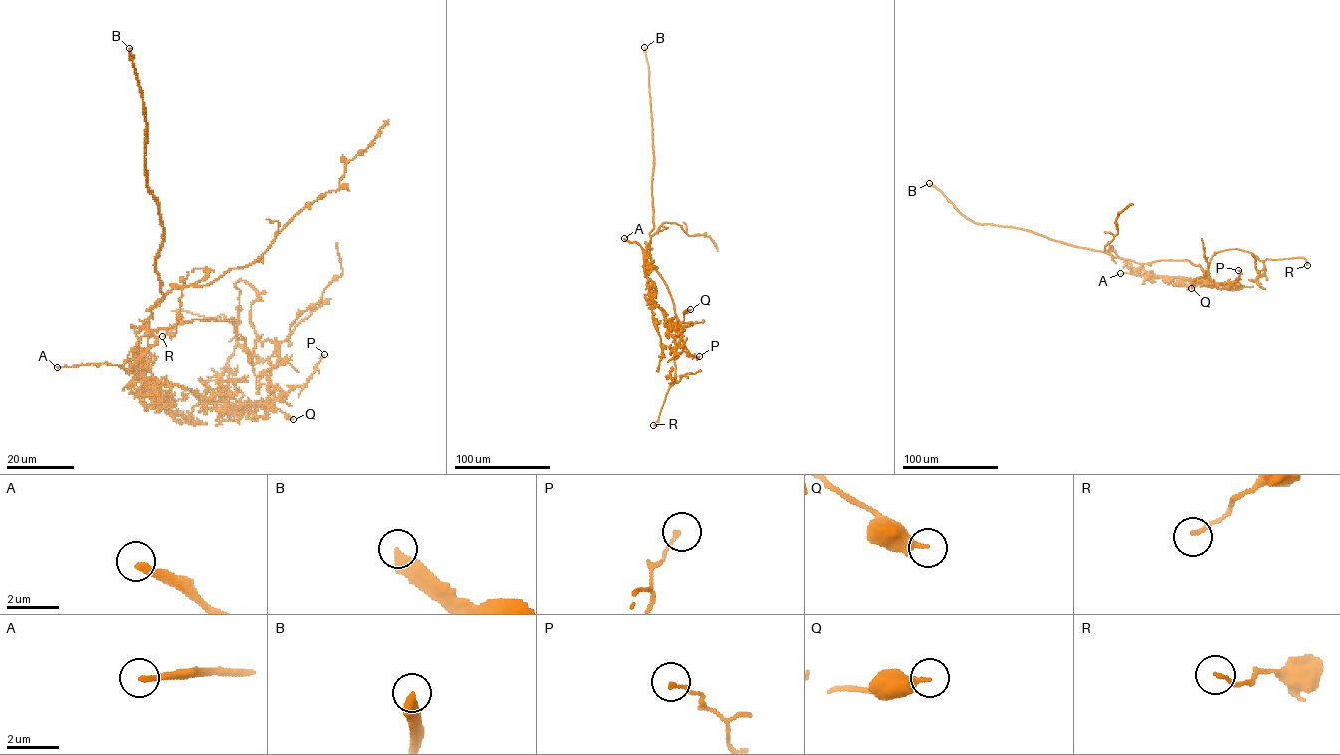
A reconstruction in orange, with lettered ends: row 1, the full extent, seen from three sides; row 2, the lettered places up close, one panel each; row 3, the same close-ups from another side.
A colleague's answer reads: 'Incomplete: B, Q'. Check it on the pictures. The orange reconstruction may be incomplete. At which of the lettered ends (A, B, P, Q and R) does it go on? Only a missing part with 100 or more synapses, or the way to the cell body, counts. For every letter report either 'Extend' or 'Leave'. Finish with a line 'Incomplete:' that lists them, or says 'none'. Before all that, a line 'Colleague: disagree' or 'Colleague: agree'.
Colleague: disagree
A: Extend
B: Extend
P: Leave
Q: Leave
R: Leave
Incomplete: A, B

